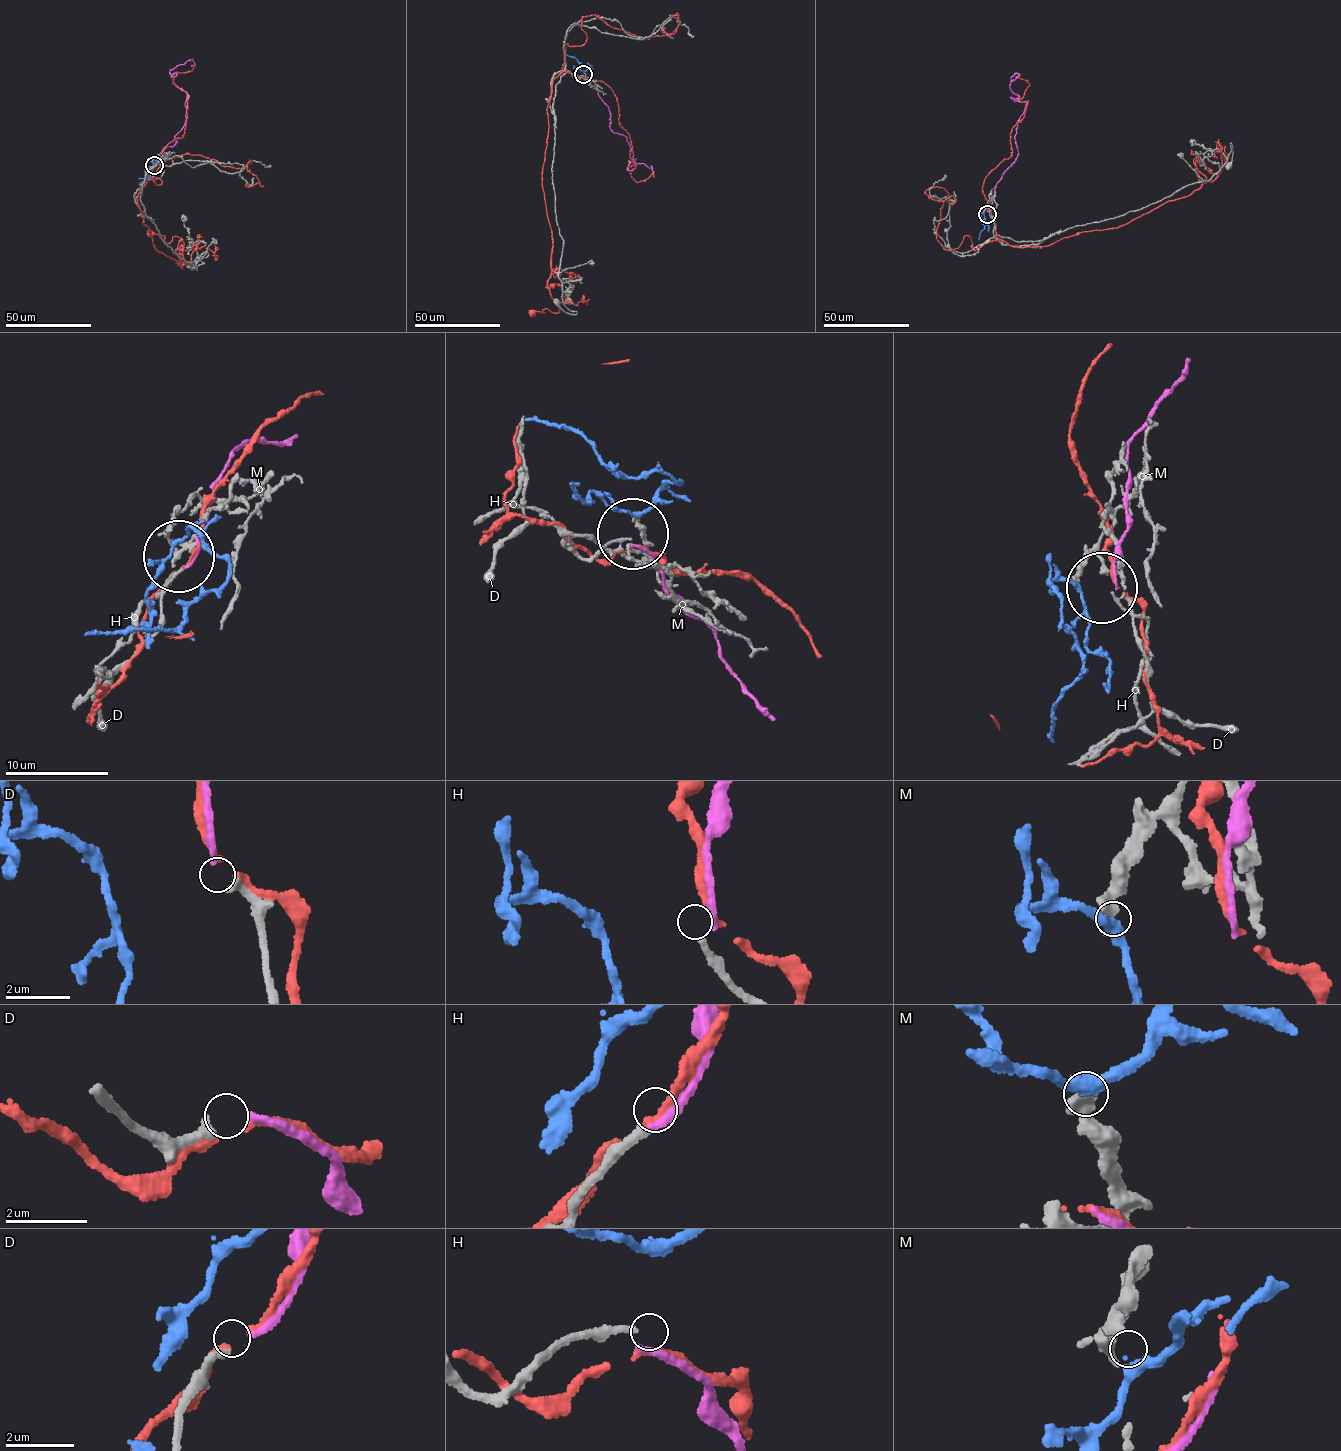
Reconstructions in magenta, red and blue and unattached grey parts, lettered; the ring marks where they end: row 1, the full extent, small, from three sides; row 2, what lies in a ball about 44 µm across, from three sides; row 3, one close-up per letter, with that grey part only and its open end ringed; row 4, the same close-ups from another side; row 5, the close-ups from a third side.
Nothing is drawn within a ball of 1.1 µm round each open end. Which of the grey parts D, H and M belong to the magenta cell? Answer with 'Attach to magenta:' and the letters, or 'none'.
Attach to magenta: D

